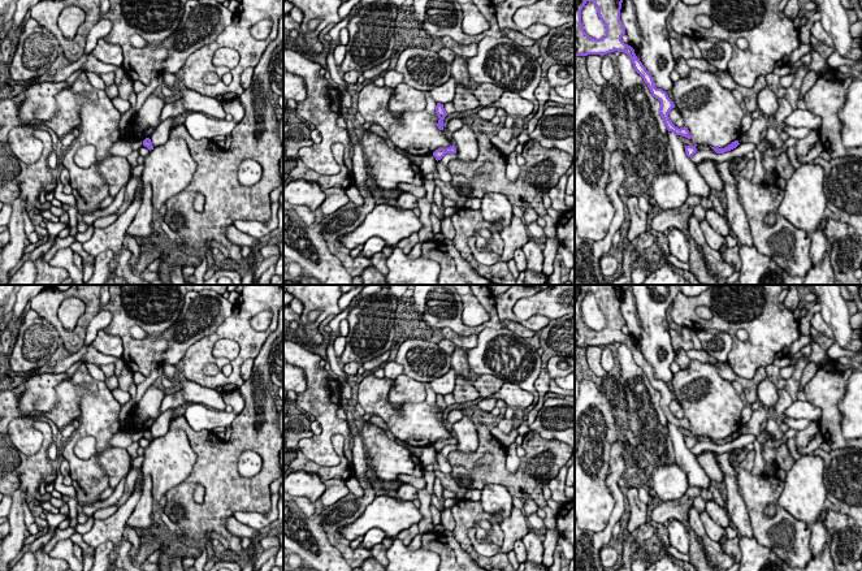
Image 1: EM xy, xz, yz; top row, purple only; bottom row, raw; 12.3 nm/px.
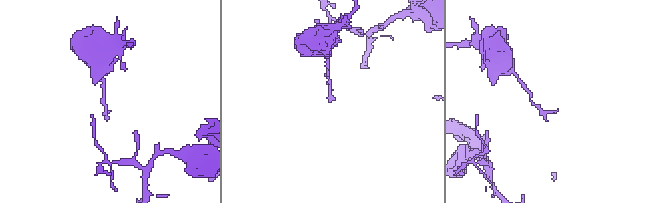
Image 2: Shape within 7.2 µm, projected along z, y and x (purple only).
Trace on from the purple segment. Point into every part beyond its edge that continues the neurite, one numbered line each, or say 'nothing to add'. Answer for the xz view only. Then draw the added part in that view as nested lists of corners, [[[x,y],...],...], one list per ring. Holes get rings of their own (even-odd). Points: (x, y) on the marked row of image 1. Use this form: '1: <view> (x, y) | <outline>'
nothing to add

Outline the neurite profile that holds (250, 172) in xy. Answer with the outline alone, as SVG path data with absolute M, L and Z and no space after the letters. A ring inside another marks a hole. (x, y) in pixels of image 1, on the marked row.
M244 160L238 169L238 179L244 186L252 186L261 178L261 166L255 160Z

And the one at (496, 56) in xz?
M504 35L478 42L477 53L467 59L467 70L476 83L493 83L538 104L534 91L541 79L541 64L525 47Z

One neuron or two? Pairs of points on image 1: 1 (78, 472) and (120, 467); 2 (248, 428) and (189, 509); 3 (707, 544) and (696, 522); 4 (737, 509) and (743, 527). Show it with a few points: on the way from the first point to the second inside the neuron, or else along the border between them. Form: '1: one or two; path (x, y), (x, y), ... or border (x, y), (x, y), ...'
1: two; border (112, 446), (98, 457), (109, 487)
2: one; path (230, 449), (187, 488)
3: one; path (705, 539), (697, 527)
4: one; path (737, 513), (741, 523)

